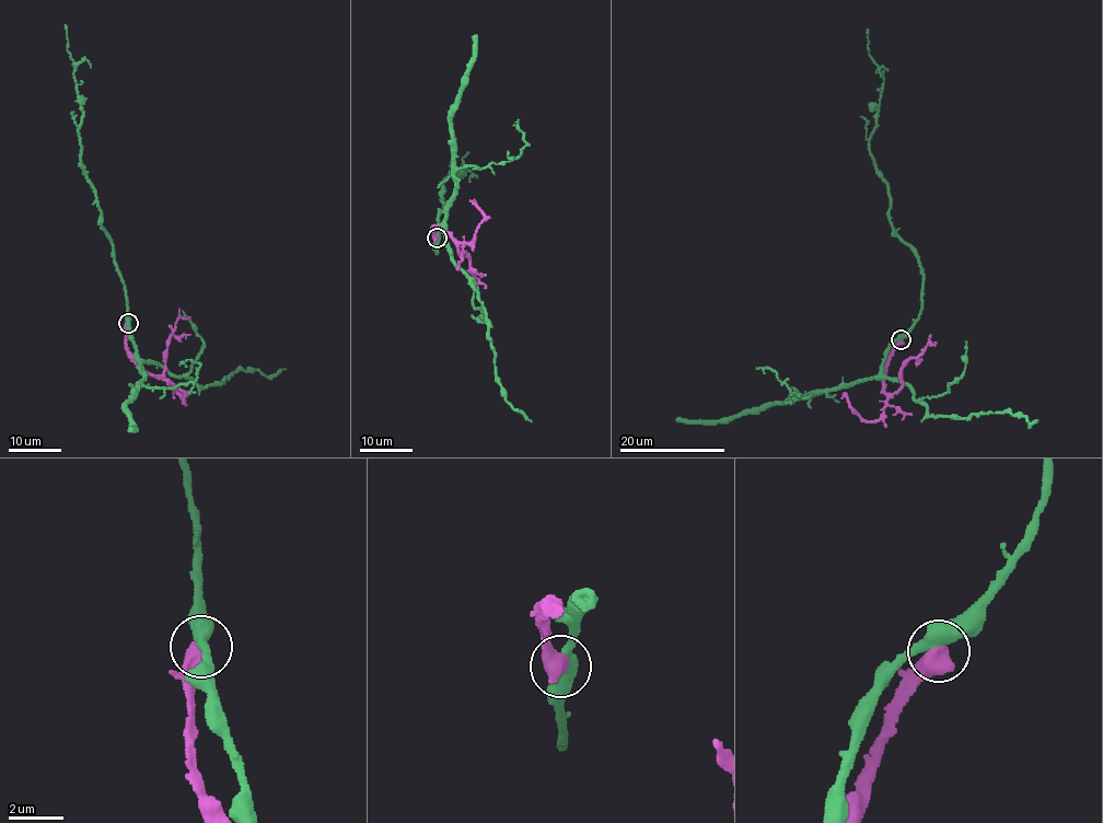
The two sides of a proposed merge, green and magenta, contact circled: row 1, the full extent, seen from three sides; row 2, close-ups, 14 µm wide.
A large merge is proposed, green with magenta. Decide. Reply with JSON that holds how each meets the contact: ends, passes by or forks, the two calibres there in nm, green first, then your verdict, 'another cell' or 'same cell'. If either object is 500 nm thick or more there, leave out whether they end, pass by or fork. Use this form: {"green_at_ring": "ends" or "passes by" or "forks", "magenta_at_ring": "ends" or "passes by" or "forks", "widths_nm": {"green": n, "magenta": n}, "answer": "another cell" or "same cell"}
{"widths_nm": {"green": 480, "magenta": 650}, "answer": "another cell"}

